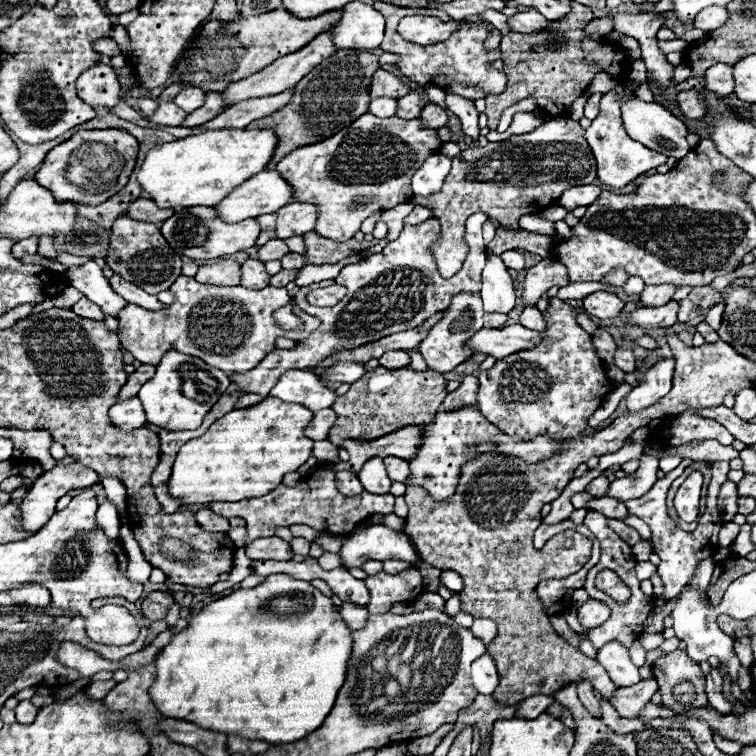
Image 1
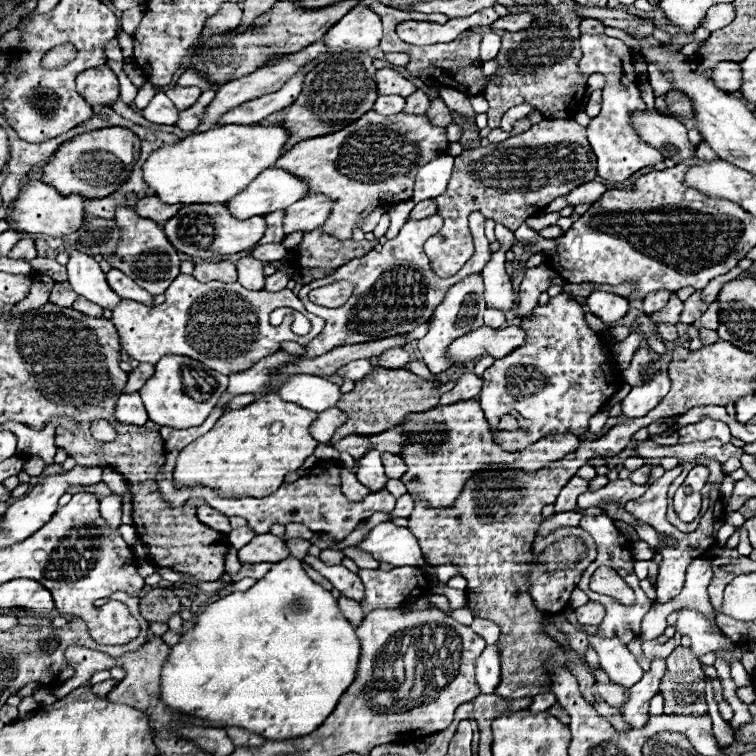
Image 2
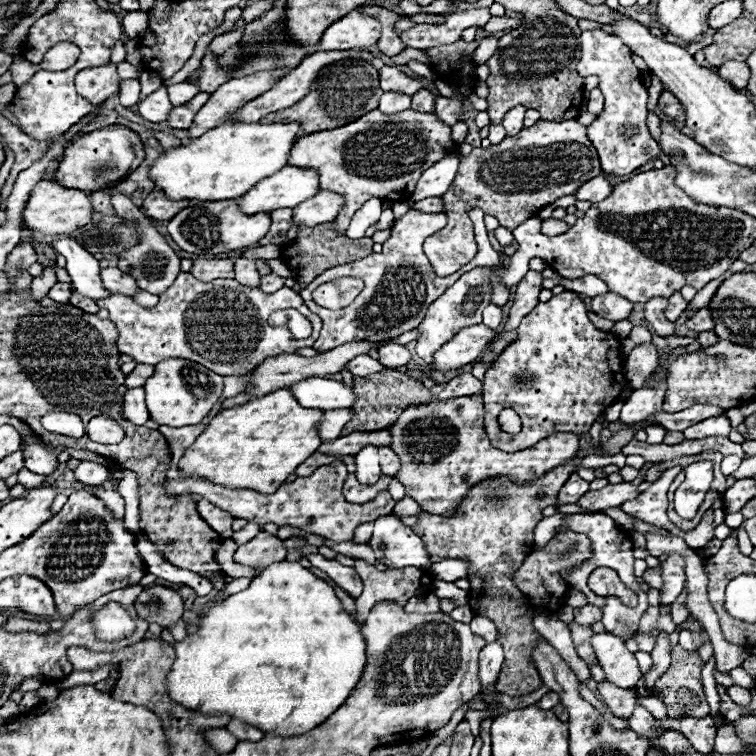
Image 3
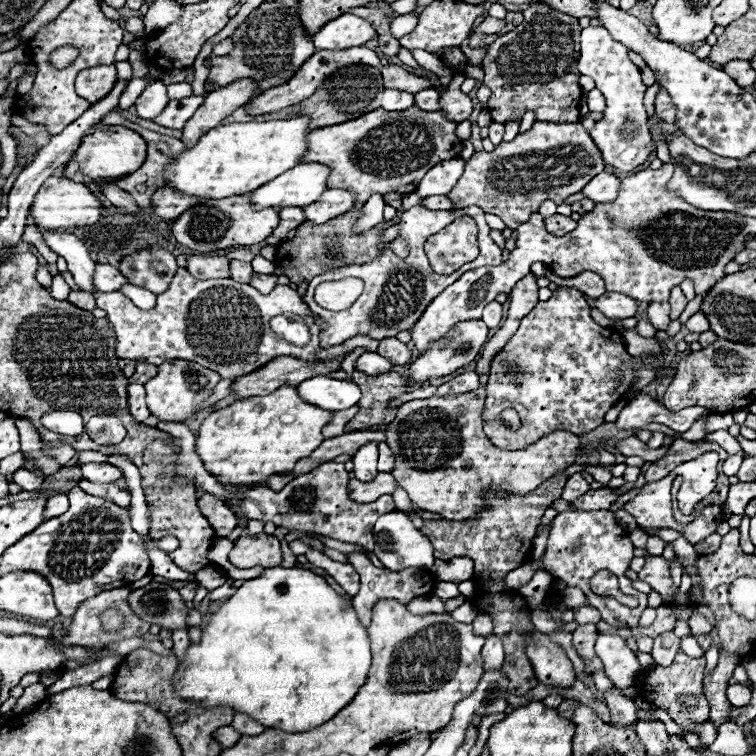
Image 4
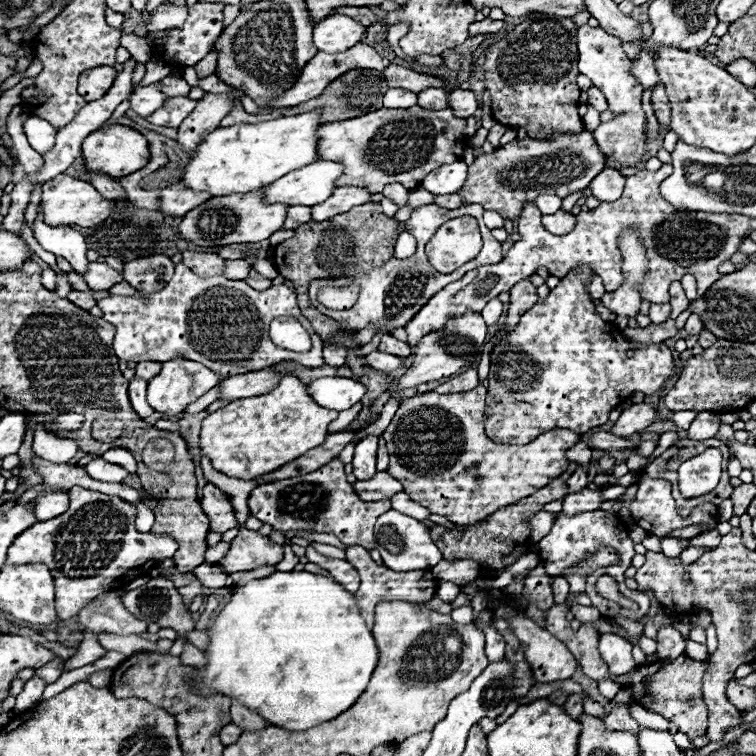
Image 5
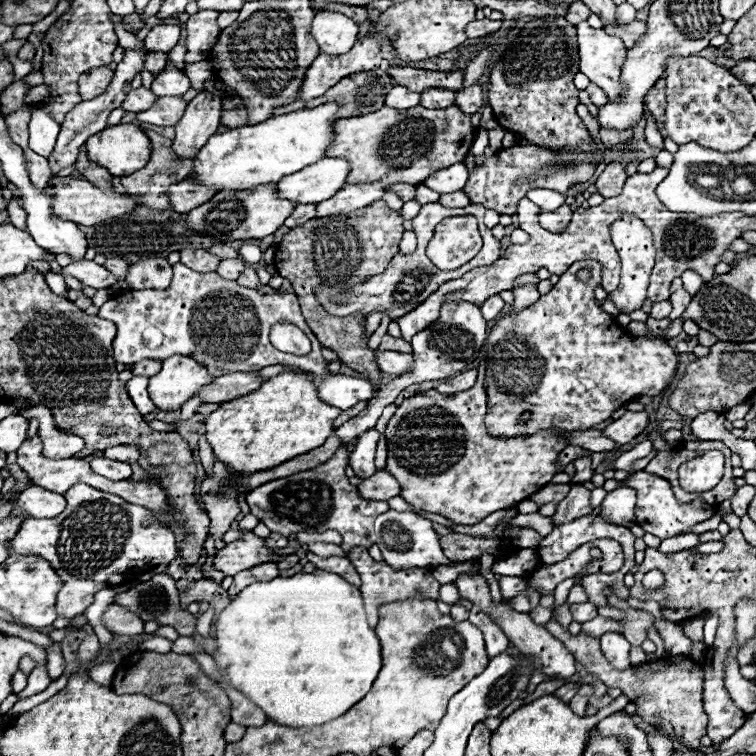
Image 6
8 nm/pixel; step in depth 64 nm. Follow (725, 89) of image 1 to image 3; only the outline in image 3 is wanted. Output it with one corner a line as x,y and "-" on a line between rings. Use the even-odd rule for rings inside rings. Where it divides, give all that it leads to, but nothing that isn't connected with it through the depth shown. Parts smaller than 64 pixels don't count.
728,60
718,68
720,78
724,78
728,84
732,84
732,88
746,88
746,82
750,78
750,70
746,66
746,62
736,62
736,60

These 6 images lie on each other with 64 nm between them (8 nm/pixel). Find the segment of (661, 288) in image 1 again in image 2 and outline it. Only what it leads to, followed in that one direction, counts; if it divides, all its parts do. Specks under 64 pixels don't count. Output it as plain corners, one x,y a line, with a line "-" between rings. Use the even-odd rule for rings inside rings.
658,290
658,292
650,292
650,294
646,294
644,296
644,312
646,314
650,314
652,310
660,310
662,306
666,306
666,302
668,302
668,298
672,296
672,292
668,292
668,290

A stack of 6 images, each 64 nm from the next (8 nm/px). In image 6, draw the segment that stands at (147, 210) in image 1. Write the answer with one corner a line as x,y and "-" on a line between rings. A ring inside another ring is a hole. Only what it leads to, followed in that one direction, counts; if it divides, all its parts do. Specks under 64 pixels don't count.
182,180
168,188
170,194
170,208
172,212
186,214
196,206
202,206
208,202
216,192
208,190
208,186
196,186
192,180

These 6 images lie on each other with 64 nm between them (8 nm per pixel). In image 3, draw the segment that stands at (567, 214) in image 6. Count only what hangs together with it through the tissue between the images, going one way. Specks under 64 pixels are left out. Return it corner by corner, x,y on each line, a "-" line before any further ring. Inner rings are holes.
544,220
542,222
542,234
546,236
558,236
558,234
564,234
568,232
570,226
566,226
562,220

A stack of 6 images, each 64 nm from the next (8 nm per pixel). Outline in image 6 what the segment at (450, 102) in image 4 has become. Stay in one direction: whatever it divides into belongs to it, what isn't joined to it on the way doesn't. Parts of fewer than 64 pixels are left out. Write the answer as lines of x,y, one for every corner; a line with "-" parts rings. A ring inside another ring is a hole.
468,86
468,88
458,90
454,104
464,114
478,112
478,108
482,108
482,104
484,104
484,90
482,90
482,86

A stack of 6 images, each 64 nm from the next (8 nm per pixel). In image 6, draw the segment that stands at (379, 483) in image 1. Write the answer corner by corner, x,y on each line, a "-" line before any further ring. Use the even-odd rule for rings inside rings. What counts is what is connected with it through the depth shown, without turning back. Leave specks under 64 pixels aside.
368,430
356,444
352,456
350,456
350,466
354,468
358,478
370,478
376,474
374,466
374,452
376,452
376,442
380,434
376,430

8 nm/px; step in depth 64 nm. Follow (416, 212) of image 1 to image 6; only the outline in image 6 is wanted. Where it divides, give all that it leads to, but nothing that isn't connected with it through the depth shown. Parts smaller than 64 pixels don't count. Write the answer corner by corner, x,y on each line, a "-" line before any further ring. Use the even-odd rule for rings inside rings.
460,190
460,194
442,194
438,202
442,206
446,206
446,208
464,208
464,206
470,204
468,202
468,196
462,190

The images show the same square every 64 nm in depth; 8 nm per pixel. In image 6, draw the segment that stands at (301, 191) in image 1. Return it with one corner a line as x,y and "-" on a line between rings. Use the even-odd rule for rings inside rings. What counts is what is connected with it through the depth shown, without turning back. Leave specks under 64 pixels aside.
414,106
408,110
380,108
372,114
346,118
336,122
336,136
330,142
326,156
344,158
350,162
350,172
346,184
372,184
380,182
384,188
390,184
422,184
428,174
462,162
472,146
474,130
470,116
462,114
460,108
440,108
430,110
424,106

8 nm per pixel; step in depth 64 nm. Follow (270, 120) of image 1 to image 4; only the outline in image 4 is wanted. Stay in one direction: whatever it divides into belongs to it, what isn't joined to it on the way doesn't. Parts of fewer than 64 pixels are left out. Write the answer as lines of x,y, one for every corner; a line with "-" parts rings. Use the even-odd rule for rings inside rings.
348,64
348,66
338,68
334,74
330,74
318,86
316,94
312,94
304,102
290,106
290,108
284,108
284,110
274,112
274,114
262,114
260,118
264,118
264,120
288,120
288,118
308,116
310,118
308,130
316,130
316,128
334,126
334,124
342,124
342,122
360,118
362,114
368,114
368,112
380,108
380,94
382,92
384,92
384,86
382,86
382,76
380,76
378,68
372,68
366,64

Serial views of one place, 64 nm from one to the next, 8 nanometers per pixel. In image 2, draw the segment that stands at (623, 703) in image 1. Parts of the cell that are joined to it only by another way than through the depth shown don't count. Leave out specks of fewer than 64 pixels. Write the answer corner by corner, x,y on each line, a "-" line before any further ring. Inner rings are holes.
654,660
650,672
646,672
642,680
636,682
636,686
626,690
628,700
620,706
620,714
628,724
632,724
632,728
642,728
648,722
648,704
650,698
658,694
658,684
664,670
664,660

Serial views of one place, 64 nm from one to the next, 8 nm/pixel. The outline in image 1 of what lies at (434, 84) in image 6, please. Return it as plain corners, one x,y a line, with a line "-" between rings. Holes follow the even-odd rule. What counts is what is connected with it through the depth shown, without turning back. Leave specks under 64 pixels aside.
376,70
376,74
370,80
370,96
378,98
378,96
386,96
386,98
400,98
404,94
408,94
408,86
396,78
394,74
386,72
386,70

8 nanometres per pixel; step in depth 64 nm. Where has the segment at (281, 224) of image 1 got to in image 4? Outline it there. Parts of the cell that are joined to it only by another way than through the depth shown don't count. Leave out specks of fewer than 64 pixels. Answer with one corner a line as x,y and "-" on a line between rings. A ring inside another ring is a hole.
326,190
316,202
304,206
306,222
324,224
354,206
354,196
348,190

